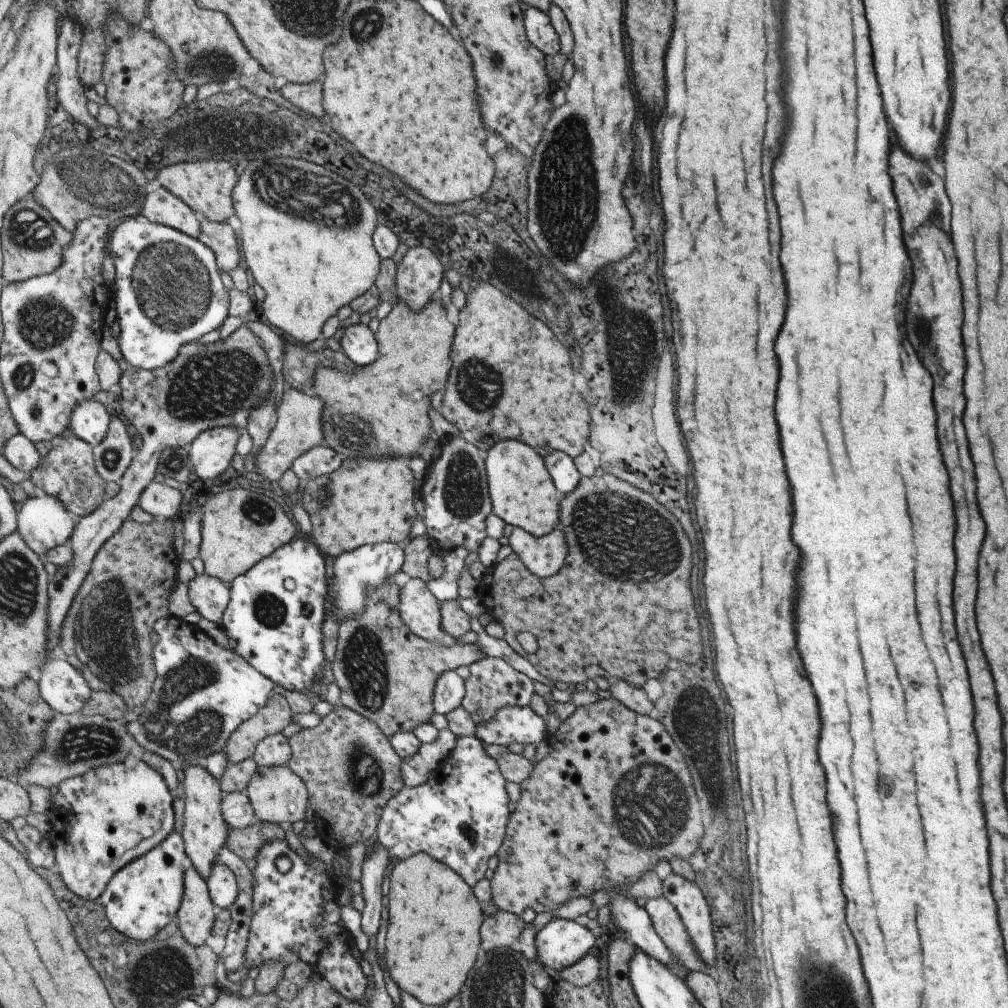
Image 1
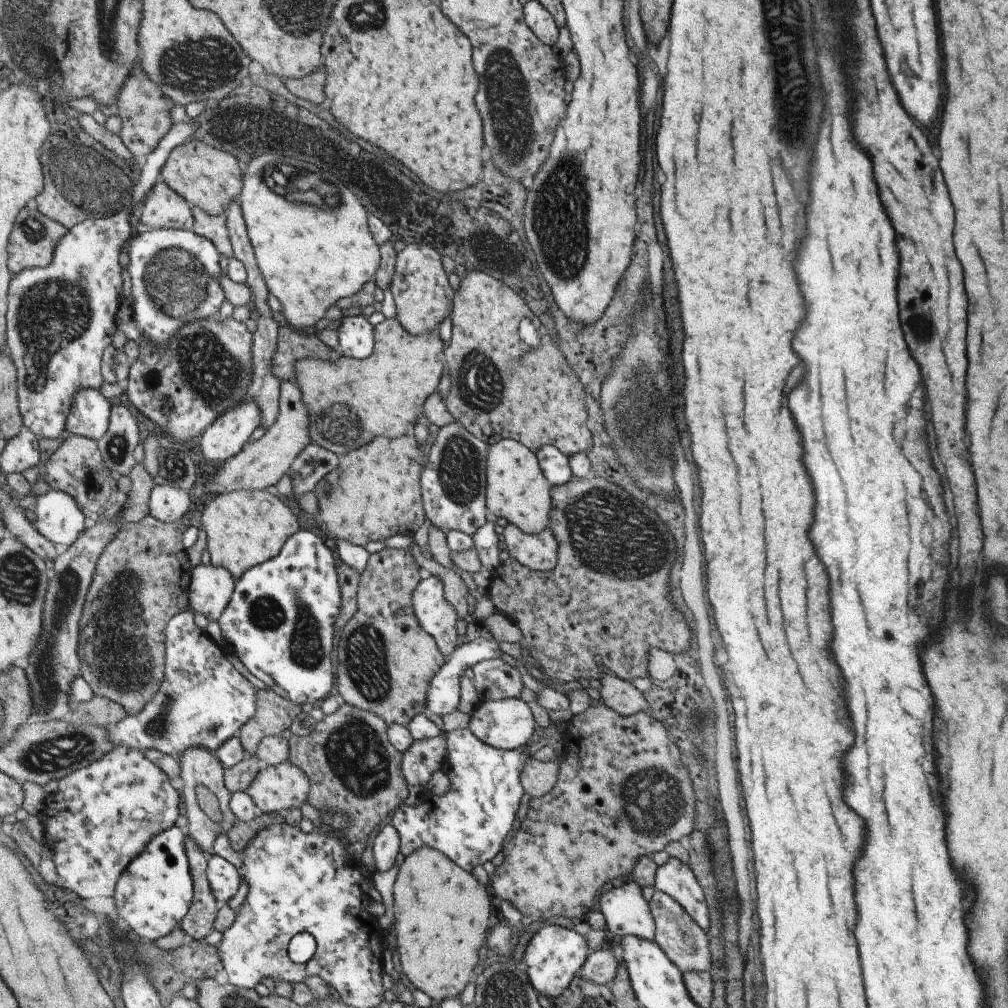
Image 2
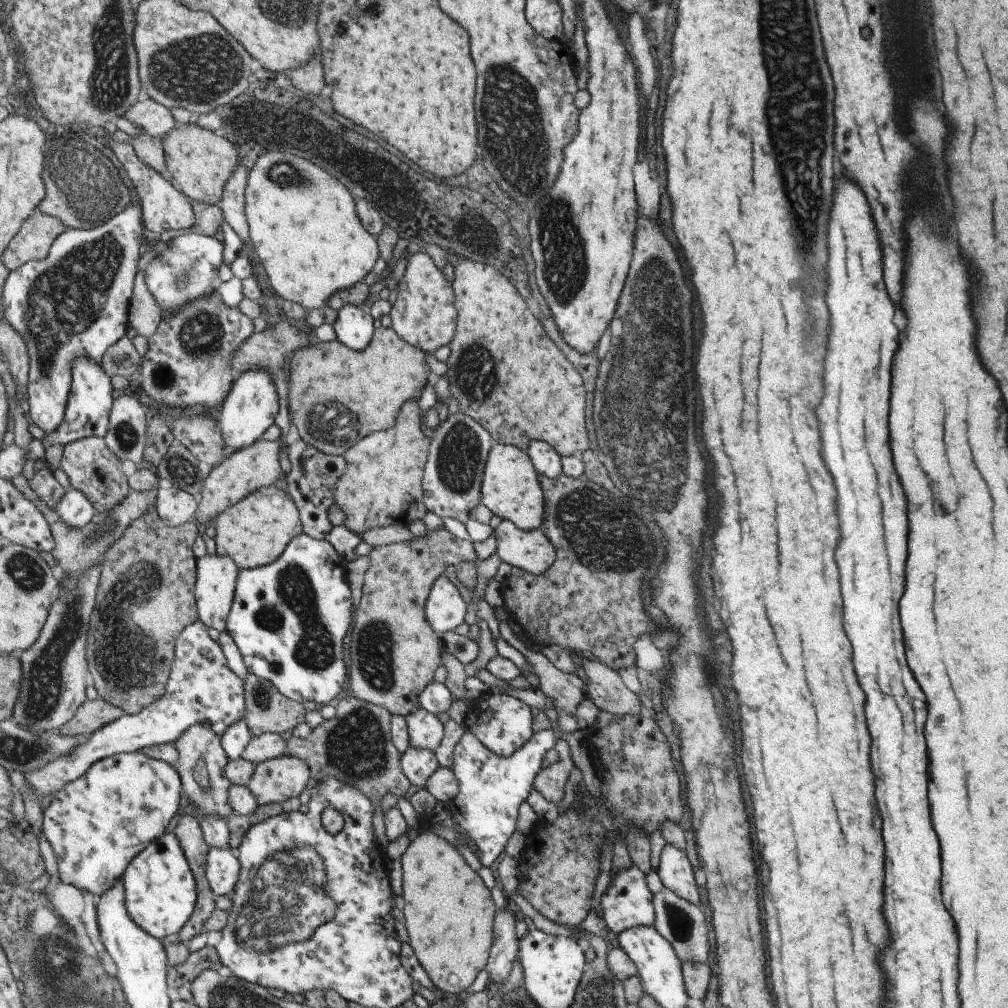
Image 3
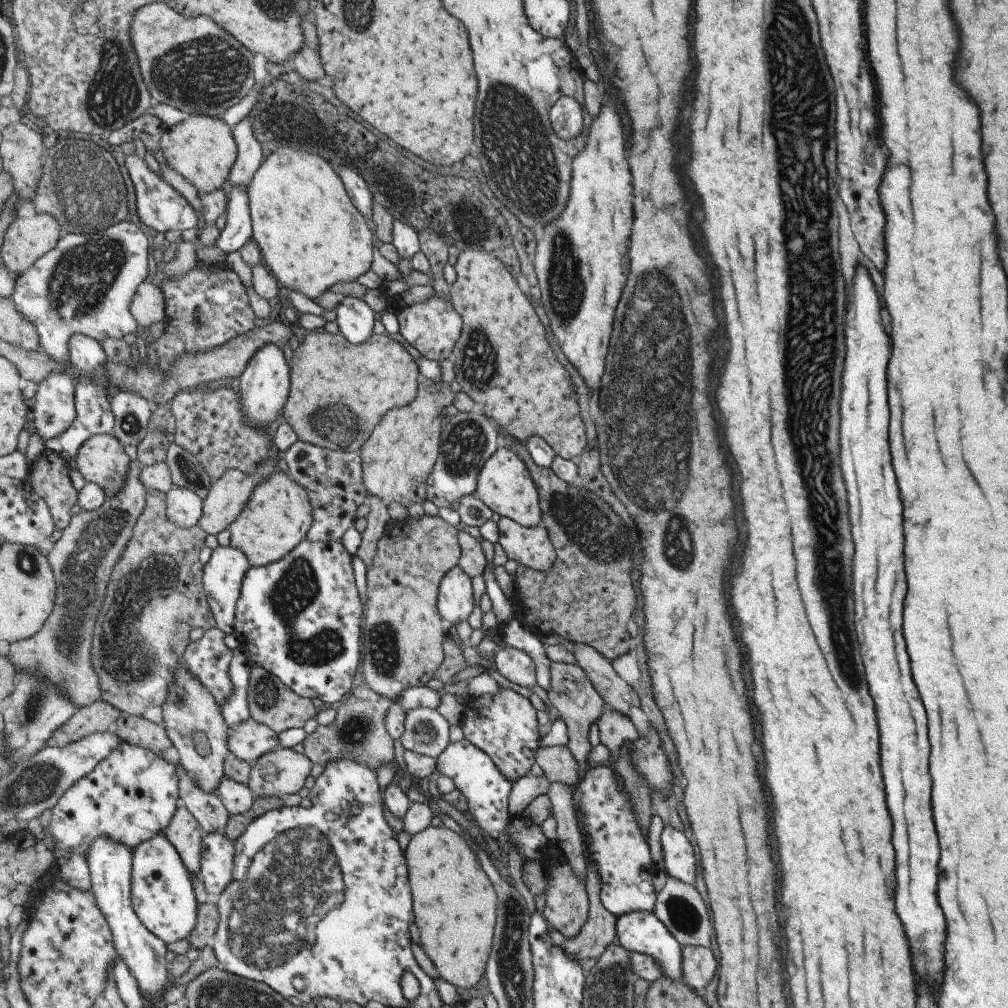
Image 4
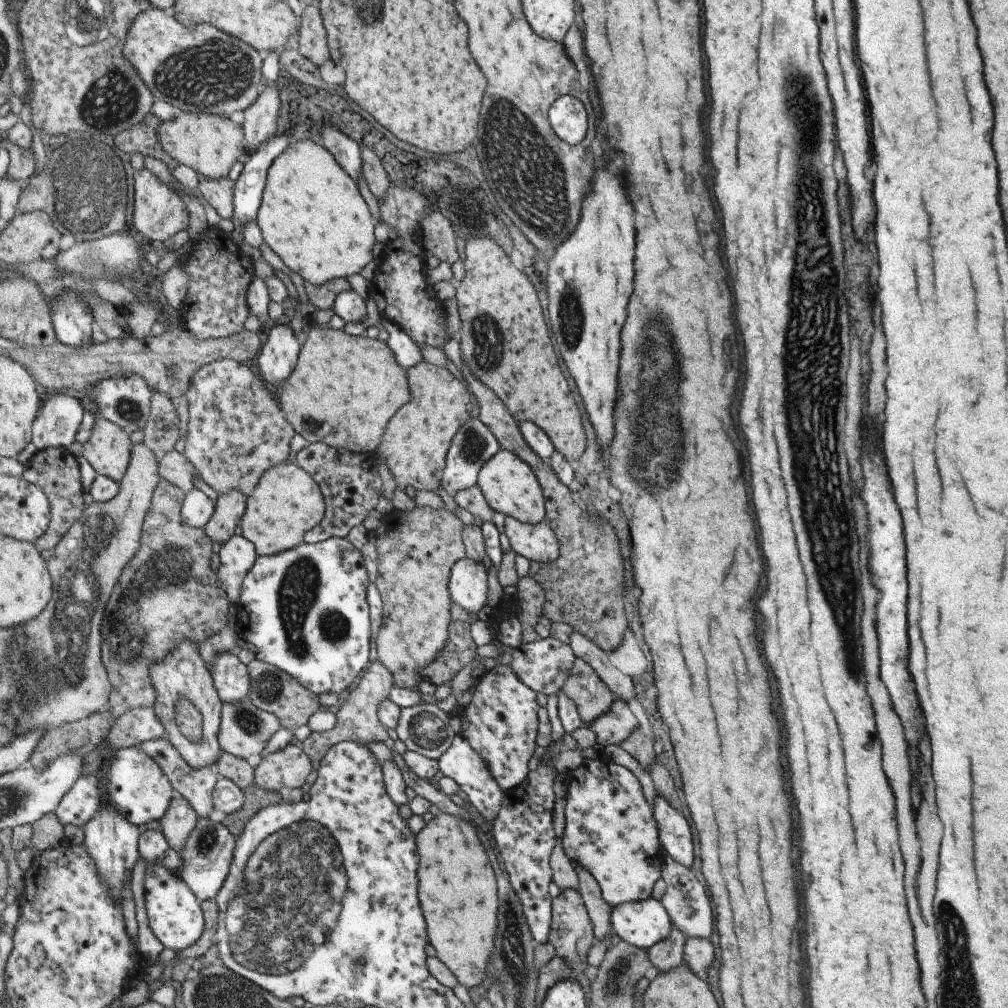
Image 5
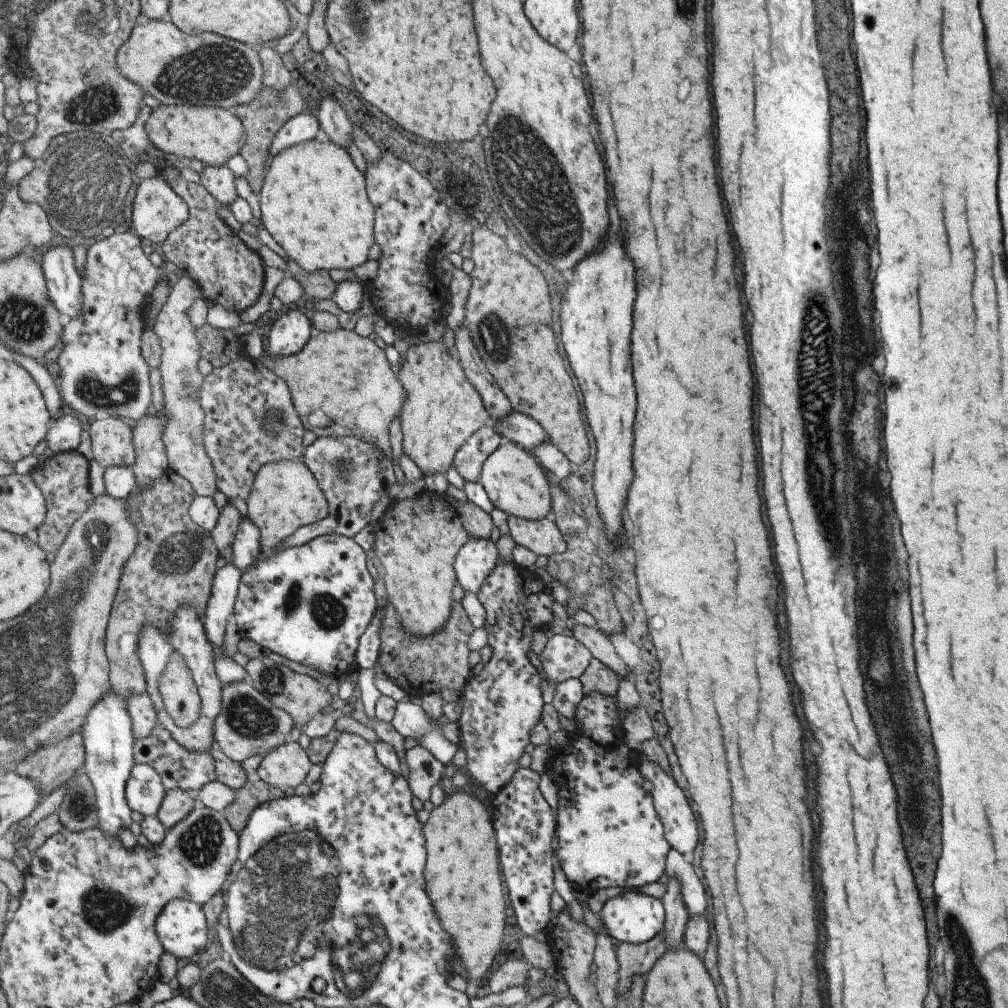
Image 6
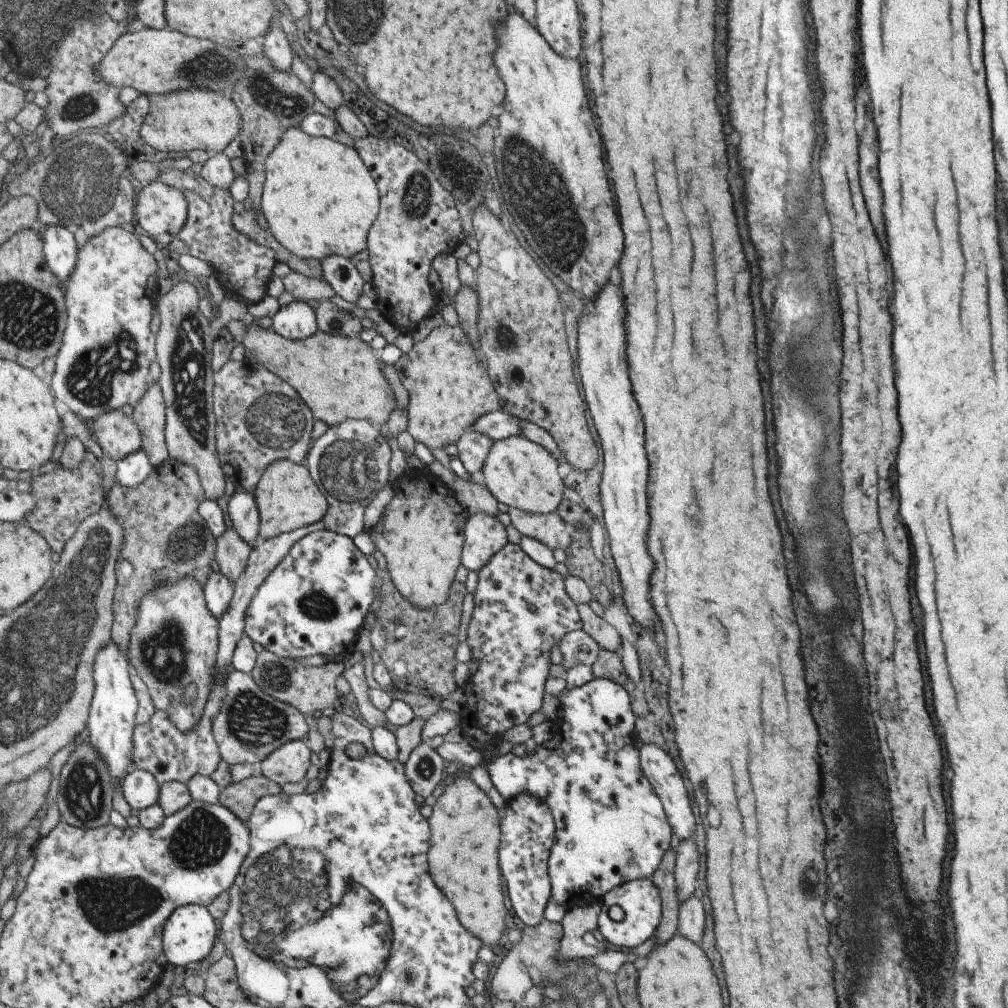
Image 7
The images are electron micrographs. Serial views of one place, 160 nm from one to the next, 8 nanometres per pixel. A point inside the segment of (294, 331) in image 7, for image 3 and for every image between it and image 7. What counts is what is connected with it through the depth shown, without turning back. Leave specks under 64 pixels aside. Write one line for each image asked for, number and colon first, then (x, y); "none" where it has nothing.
3: (250, 410)
4: (265, 383)
5: (281, 349)
6: (292, 330)

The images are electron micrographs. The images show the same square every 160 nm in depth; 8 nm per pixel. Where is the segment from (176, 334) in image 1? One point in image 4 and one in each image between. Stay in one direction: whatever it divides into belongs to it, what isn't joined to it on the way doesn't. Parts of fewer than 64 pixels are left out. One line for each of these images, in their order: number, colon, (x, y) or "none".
2: (176, 277)
3: (188, 270)
4: (238, 231)

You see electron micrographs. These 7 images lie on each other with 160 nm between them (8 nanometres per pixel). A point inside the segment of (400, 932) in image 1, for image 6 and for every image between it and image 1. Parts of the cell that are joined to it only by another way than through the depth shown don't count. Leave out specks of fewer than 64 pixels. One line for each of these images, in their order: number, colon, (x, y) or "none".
2: (443, 911)
3: (451, 915)
4: (456, 908)
5: (464, 930)
6: (464, 877)

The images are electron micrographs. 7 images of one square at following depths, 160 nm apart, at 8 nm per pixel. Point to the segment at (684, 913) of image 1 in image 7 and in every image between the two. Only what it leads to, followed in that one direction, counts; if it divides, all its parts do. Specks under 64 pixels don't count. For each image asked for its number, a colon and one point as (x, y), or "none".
2: (673, 877)
3: (674, 871)
4: (678, 859)
5: (673, 831)
6: (680, 831)
7: (659, 769)

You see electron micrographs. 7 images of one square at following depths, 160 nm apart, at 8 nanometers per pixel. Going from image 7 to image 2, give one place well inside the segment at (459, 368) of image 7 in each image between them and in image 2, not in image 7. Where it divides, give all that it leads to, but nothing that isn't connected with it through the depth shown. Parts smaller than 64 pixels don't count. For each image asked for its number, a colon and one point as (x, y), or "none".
2: (376, 491)
3: (383, 484)
4: (398, 459)
5: (418, 439)
6: (444, 409)

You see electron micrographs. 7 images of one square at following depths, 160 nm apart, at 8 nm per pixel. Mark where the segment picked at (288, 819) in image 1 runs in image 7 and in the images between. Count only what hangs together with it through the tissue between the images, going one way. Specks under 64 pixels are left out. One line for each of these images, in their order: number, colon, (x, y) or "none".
2: (277, 788)
3: (275, 780)
4: (283, 771)
5: (291, 767)
6: (286, 767)
7: (290, 763)

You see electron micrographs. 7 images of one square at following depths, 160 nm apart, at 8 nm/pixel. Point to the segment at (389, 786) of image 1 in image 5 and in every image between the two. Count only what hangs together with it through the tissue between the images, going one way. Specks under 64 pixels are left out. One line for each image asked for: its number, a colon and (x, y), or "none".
2: (354, 767)
3: (357, 746)
4: (359, 731)
5: (358, 719)

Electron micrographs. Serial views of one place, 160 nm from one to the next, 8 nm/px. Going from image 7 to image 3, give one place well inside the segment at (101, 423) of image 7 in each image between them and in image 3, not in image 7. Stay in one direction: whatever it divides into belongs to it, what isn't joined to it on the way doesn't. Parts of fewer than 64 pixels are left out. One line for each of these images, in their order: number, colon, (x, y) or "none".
3: (91, 465)
4: (102, 459)
5: (109, 450)
6: (113, 445)

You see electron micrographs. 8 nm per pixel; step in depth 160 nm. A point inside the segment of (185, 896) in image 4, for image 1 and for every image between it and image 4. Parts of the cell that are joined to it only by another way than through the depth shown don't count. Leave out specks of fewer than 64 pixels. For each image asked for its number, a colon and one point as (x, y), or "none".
1: (141, 900)
2: (155, 893)
3: (161, 892)

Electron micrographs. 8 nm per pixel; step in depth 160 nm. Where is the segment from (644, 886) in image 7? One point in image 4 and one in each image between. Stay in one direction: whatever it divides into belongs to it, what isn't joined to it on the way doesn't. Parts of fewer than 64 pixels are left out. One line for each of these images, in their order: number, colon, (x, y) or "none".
4: (638, 931)
5: (642, 923)
6: (632, 917)

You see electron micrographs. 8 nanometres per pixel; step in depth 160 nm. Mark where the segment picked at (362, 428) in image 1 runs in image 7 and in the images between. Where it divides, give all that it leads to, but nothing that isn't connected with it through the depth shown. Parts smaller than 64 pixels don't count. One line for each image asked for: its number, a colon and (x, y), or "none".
2: (388, 390)
3: (337, 396)
4: (351, 386)
5: (344, 392)
6: (341, 377)
7: (342, 378)

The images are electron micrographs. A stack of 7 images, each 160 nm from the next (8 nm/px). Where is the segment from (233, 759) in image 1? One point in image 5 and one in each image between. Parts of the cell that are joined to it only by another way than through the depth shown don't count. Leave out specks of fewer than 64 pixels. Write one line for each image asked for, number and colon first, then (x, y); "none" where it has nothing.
2: (275, 714)
3: (268, 710)
4: (272, 702)
5: (273, 689)

